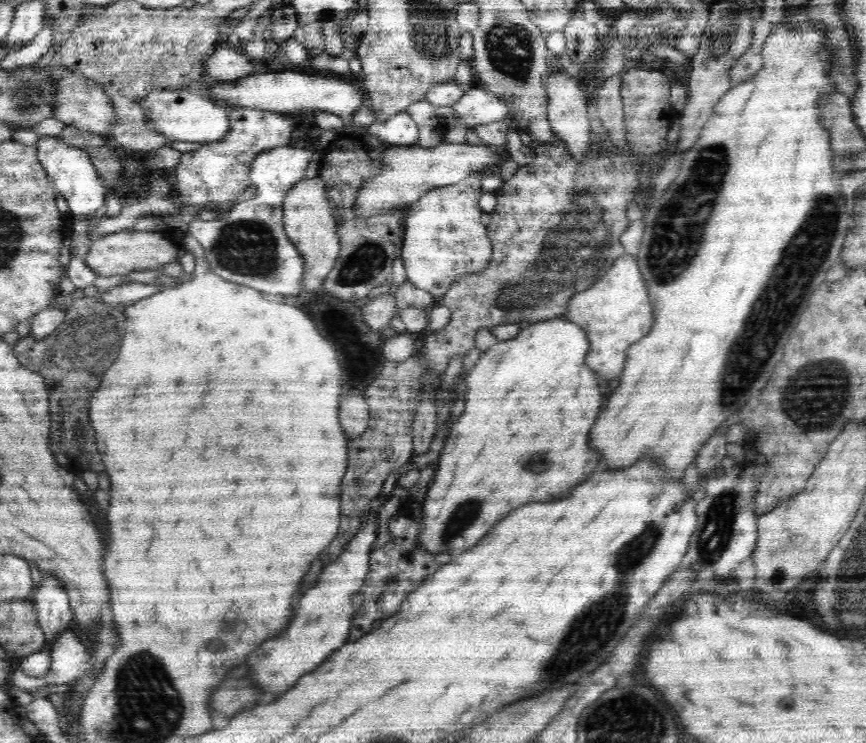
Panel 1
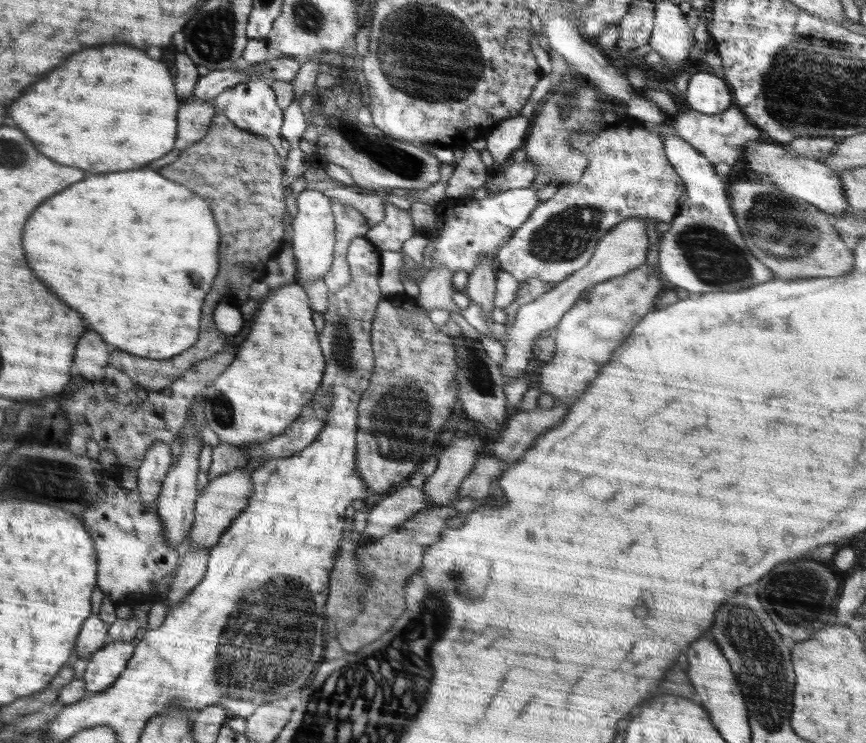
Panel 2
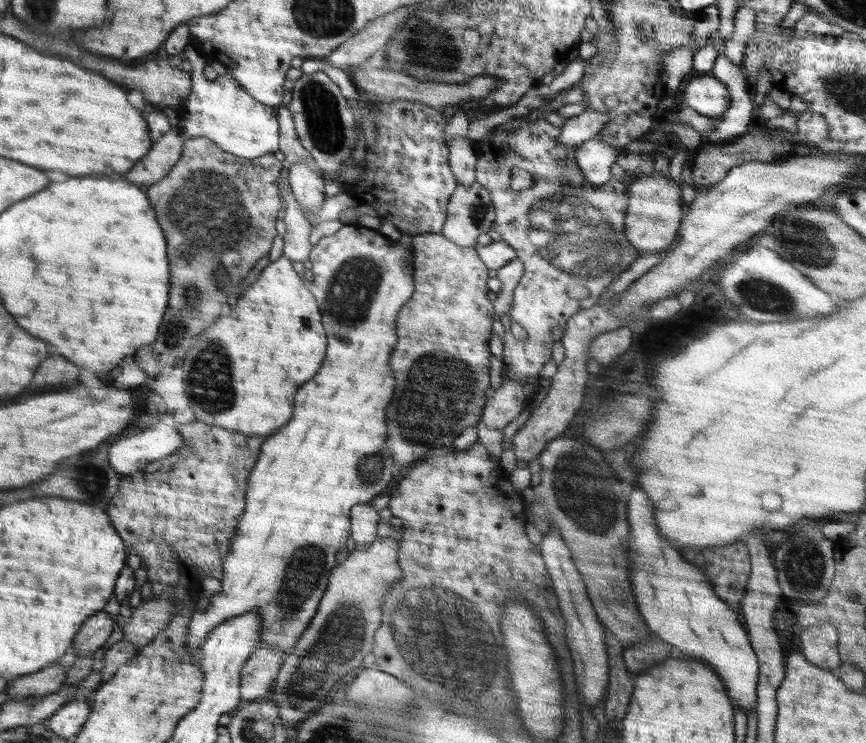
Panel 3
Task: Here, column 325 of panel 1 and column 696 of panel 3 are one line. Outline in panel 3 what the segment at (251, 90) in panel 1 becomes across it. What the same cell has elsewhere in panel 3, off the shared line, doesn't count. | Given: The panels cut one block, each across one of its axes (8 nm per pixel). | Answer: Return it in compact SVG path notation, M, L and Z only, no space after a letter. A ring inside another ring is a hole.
M711 74L690 81L684 90L683 100L683 105L699 114L716 118L721 117L731 104L728 87Z

